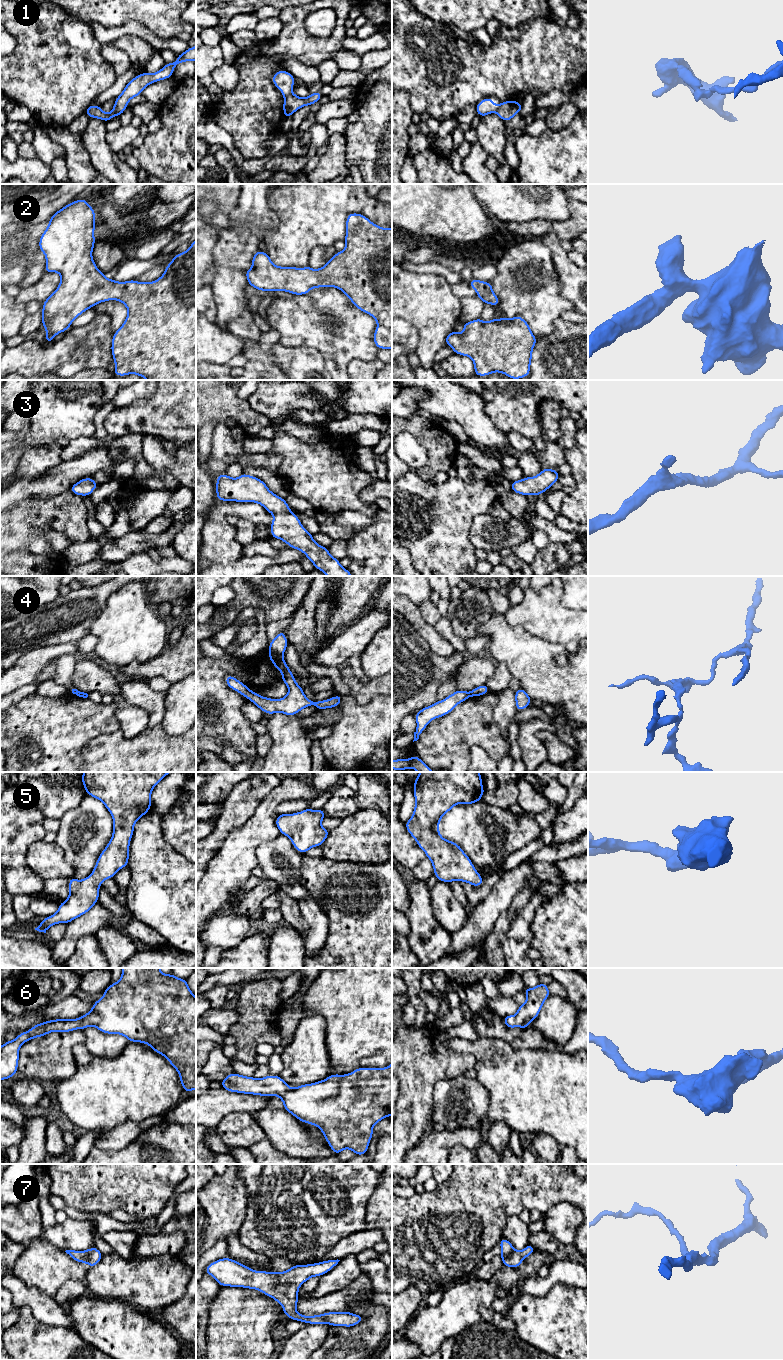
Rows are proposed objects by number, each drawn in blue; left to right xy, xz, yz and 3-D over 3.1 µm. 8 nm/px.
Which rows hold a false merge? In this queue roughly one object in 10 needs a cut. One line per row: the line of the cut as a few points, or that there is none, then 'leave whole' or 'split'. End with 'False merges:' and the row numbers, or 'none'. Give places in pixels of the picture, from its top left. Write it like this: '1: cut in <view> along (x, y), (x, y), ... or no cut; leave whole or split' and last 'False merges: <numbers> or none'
1: cut in xz along (291, 93), (284, 96); split
2: no cut; leave whole
3: no cut; leave whole
4: cut in xz along (270, 651), (282, 655); split
5: no cut; leave whole
6: no cut; leave whole
7: no cut; leave whole
False merges: 1, 4

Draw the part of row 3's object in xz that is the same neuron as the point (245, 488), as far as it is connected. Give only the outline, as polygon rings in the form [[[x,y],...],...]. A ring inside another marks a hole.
[[[226,473],[218,475],[216,481],[216,496],[219,501],[254,502],[263,506],[267,512],[274,515],[270,525],[271,537],[285,542],[292,549],[297,549],[313,563],[314,567],[327,576],[353,576],[348,569],[343,568],[337,558],[330,555],[327,547],[319,545],[301,524],[298,516],[291,512],[286,500],[271,492],[264,481],[254,476],[242,473],[238,478],[231,478]]]

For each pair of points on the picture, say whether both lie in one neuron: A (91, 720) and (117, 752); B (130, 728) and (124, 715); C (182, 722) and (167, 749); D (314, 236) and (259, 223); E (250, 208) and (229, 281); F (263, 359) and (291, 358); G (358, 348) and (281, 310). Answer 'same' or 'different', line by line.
A: different
B: same
C: different
D: different
E: same
F: different
G: same

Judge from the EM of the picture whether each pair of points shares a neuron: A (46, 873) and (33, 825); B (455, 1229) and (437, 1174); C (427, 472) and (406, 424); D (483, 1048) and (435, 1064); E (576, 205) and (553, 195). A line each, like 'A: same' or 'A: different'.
A: different
B: different
C: same
D: different
E: different

